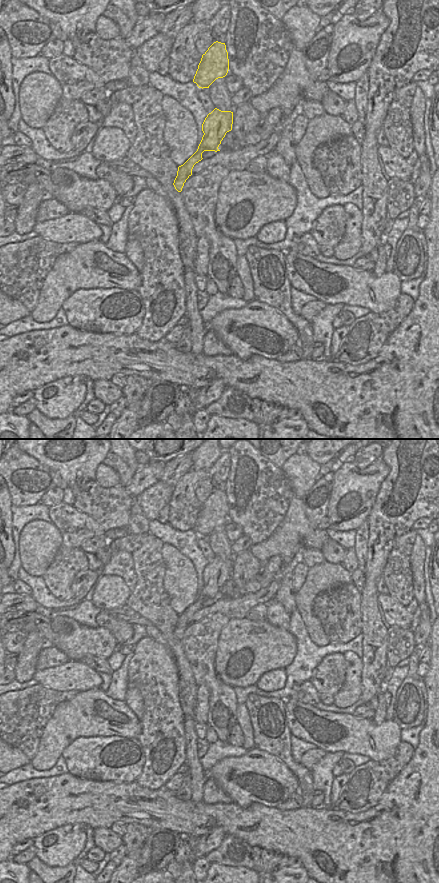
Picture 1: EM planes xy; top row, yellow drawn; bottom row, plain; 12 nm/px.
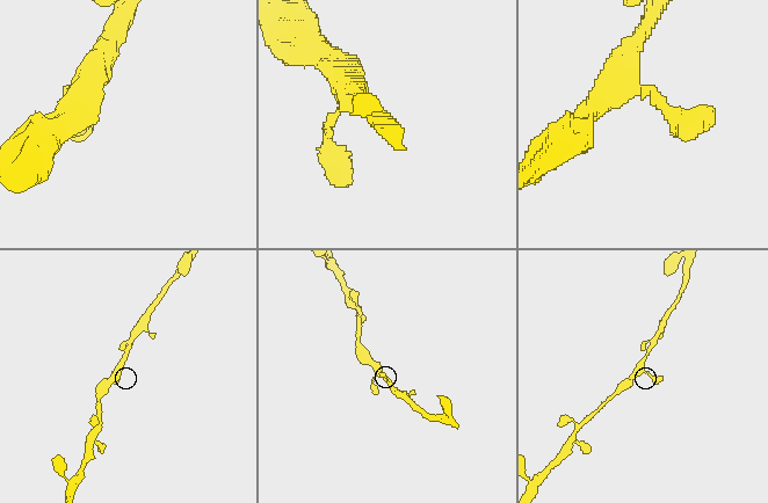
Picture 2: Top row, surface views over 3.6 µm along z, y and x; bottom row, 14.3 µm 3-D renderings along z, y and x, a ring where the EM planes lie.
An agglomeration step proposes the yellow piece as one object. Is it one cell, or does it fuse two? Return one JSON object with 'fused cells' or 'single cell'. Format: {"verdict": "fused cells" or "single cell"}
{"verdict": "single cell"}

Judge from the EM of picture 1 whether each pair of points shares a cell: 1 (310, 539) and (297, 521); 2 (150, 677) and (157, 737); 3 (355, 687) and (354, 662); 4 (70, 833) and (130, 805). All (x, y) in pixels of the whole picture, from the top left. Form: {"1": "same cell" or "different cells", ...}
{"1": "same cell", "2": "same cell", "3": "same cell", "4": "different cells"}

